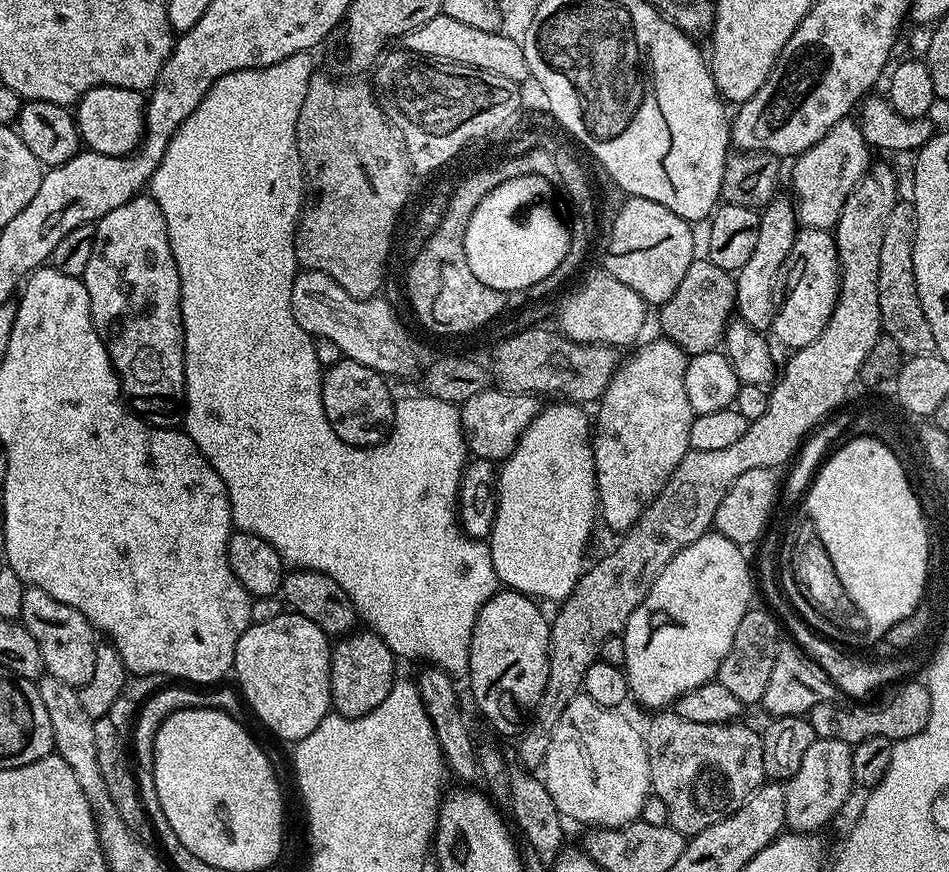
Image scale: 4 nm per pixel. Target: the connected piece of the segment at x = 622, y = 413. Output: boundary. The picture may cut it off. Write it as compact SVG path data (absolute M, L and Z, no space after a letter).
M663 338L642 344L635 349L637 352L625 364L623 361L617 367L604 395L598 401L600 409L597 410L596 416L594 412L592 453L596 467L598 516L603 523L605 520L616 534L627 532L634 526L634 522L638 522L638 518L659 494L662 486L666 486L678 462L682 462L684 455L690 451L690 426L694 419L690 398L686 398L686 366L690 357L674 342Z

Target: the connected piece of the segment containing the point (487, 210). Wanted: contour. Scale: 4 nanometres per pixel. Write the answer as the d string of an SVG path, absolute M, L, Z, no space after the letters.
M516 176L513 180L502 182L502 186L480 200L470 218L470 226L466 226L464 243L466 262L470 262L470 270L474 270L478 282L486 282L486 286L505 294L519 294L524 288L534 286L534 282L542 282L553 275L563 265L570 243L570 228L566 220L556 213L552 193L553 186L541 176Z

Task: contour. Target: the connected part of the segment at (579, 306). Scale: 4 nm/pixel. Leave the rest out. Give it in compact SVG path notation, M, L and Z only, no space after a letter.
M597 270L577 292L570 293L561 302L558 328L575 344L635 345L636 335L644 328L644 311L644 299L634 294L626 282L618 282L608 272Z

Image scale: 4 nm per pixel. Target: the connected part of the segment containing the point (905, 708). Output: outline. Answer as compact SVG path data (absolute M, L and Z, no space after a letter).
M908 680L905 684L896 682L876 699L871 702L844 702L848 704L836 704L832 700L818 702L818 706L806 713L806 717L819 739L837 740L853 746L866 738L886 738L893 742L914 738L914 734L918 734L926 726L926 722L930 722L927 683L920 681L919 684L916 680Z

